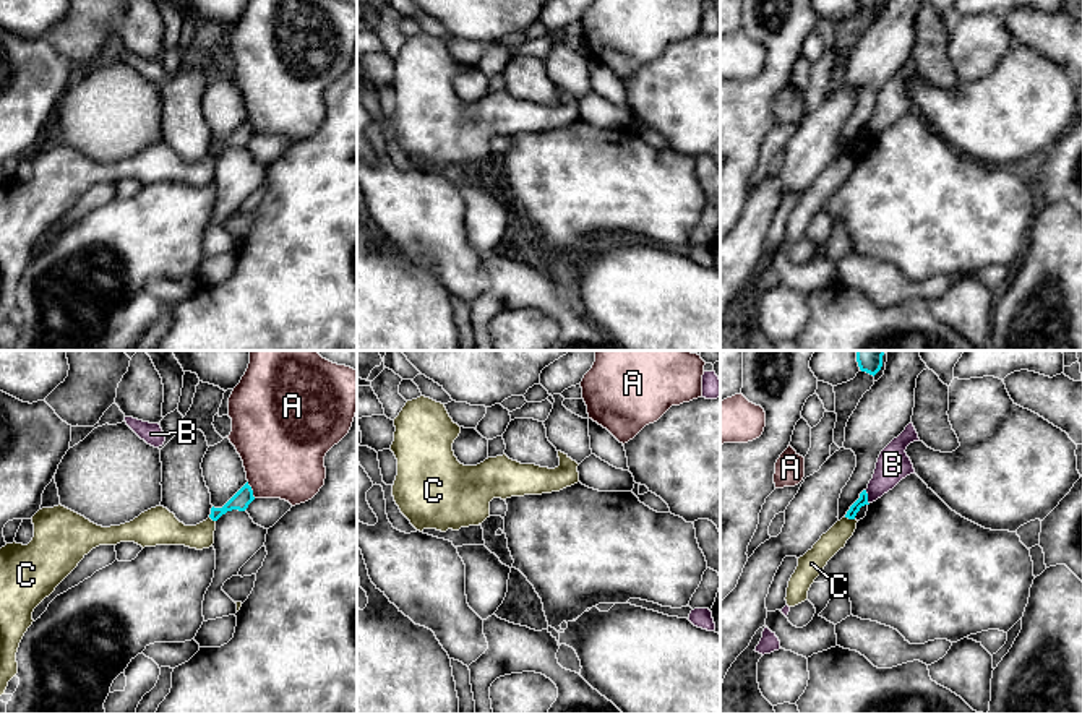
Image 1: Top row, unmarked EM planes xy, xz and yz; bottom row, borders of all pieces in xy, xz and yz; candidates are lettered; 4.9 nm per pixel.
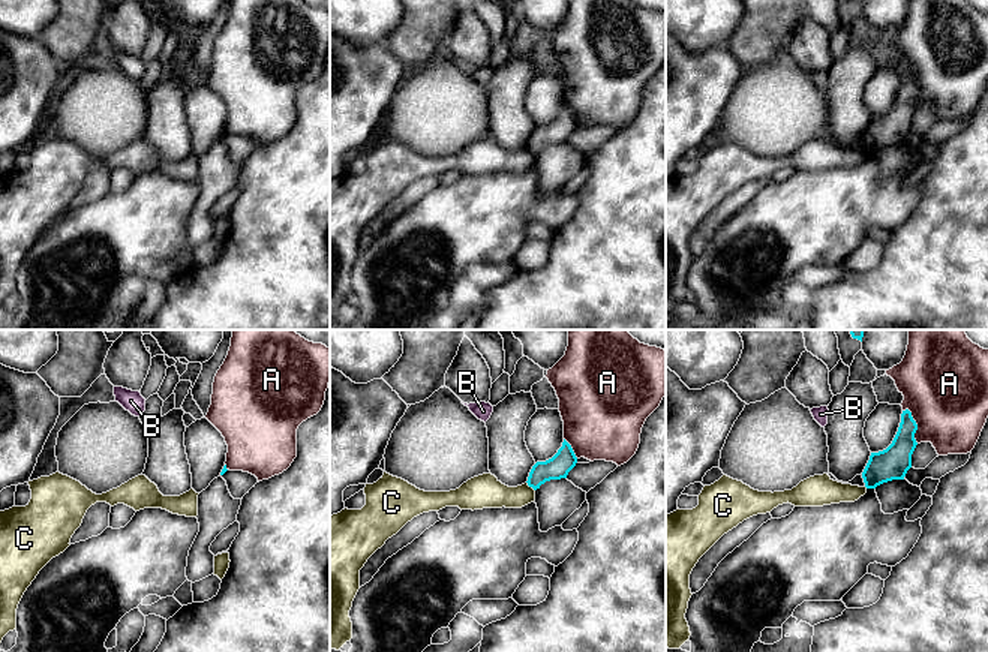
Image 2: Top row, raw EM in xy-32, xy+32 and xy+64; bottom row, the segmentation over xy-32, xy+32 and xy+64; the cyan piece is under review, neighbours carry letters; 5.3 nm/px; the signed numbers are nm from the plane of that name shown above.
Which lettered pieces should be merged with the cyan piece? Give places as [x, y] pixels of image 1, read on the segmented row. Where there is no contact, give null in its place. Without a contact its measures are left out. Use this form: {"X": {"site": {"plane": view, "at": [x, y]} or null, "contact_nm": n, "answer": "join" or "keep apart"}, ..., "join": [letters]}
{"A": {"site": {"plane": "xy", "at": [252, 490]}, "contact_nm": 90, "answer": "keep apart"}, "B": {"site": {"plane": "yz", "at": [867, 497]}, "contact_nm": 70, "answer": "keep apart"}, "C": {"site": {"plane": "yz", "at": [850, 518]}, "contact_nm": 50, "answer": "keep apart"}, "join": []}

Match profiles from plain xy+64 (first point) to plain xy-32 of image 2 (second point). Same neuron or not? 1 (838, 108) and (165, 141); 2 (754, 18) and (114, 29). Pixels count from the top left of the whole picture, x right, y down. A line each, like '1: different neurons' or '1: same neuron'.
1: same neuron
2: different neurons

